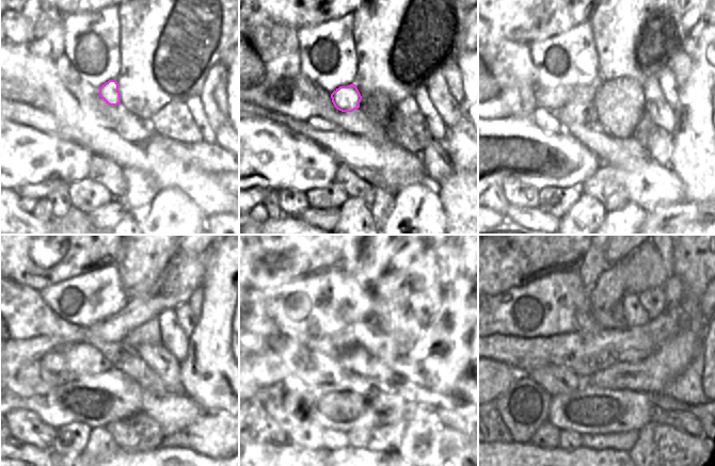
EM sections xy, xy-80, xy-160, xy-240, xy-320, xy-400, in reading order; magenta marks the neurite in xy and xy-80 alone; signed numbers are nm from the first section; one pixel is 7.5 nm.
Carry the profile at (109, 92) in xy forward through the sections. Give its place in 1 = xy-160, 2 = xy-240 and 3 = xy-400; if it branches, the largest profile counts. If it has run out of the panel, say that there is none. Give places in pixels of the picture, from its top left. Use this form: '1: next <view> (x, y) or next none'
1: next xy-160 (577, 117)
2: next xy-240 (81, 359)
3: next xy-400 (556, 380)

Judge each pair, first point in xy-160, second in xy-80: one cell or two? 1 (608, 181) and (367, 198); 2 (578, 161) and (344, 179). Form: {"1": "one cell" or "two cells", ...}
{"1": "one cell", "2": "two cells"}

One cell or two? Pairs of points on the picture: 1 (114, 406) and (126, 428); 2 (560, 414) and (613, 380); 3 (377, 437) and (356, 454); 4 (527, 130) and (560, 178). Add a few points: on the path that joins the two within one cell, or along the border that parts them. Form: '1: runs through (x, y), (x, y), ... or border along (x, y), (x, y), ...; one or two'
1: border along (141, 412), (111, 420), (105, 427); two
2: border along (583, 382), (602, 388), (625, 389); two
3: border along (347, 442), (363, 448), (388, 449); two
4: runs through (541, 144), (556, 150), (565, 159), (563, 164); one

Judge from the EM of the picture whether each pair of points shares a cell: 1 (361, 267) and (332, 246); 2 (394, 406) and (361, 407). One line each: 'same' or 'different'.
1: different
2: same

